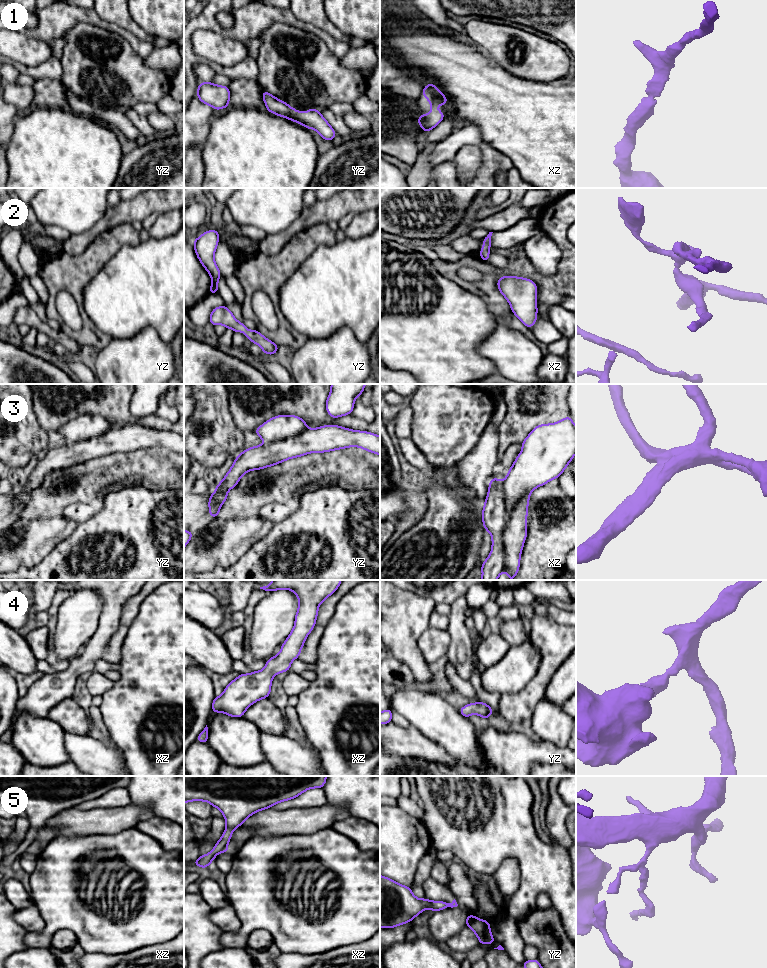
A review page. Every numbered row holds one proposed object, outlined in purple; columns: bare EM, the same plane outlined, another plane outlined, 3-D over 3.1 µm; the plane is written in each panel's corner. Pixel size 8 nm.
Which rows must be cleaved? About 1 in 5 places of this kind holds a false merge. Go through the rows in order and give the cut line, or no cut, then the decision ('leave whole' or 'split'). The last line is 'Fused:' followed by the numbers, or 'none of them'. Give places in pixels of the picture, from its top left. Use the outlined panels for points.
1: no cut | leave whole
2: no cut | leave whole
3: no cut | leave whole
4: no cut | leave whole
5: xz (226, 844), (220, 851) | split
Fused: 5

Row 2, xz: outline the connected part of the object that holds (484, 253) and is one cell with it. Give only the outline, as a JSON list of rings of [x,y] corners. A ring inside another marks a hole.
[[[489,232],[489,234],[483,239],[483,248],[480,250],[480,258],[486,263],[488,263],[488,258],[490,255],[489,248],[491,247],[492,233],[493,232]]]

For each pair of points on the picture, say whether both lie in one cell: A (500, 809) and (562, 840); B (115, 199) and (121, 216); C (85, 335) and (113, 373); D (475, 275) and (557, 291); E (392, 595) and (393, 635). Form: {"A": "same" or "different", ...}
{"A": "different", "B": "different", "C": "different", "D": "different", "E": "same"}

